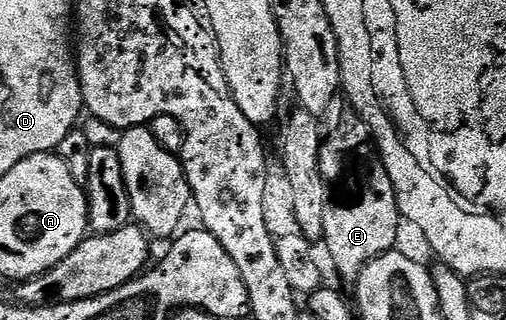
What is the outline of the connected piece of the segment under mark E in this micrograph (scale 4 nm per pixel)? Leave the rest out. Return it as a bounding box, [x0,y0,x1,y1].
[320,116,402,284]

